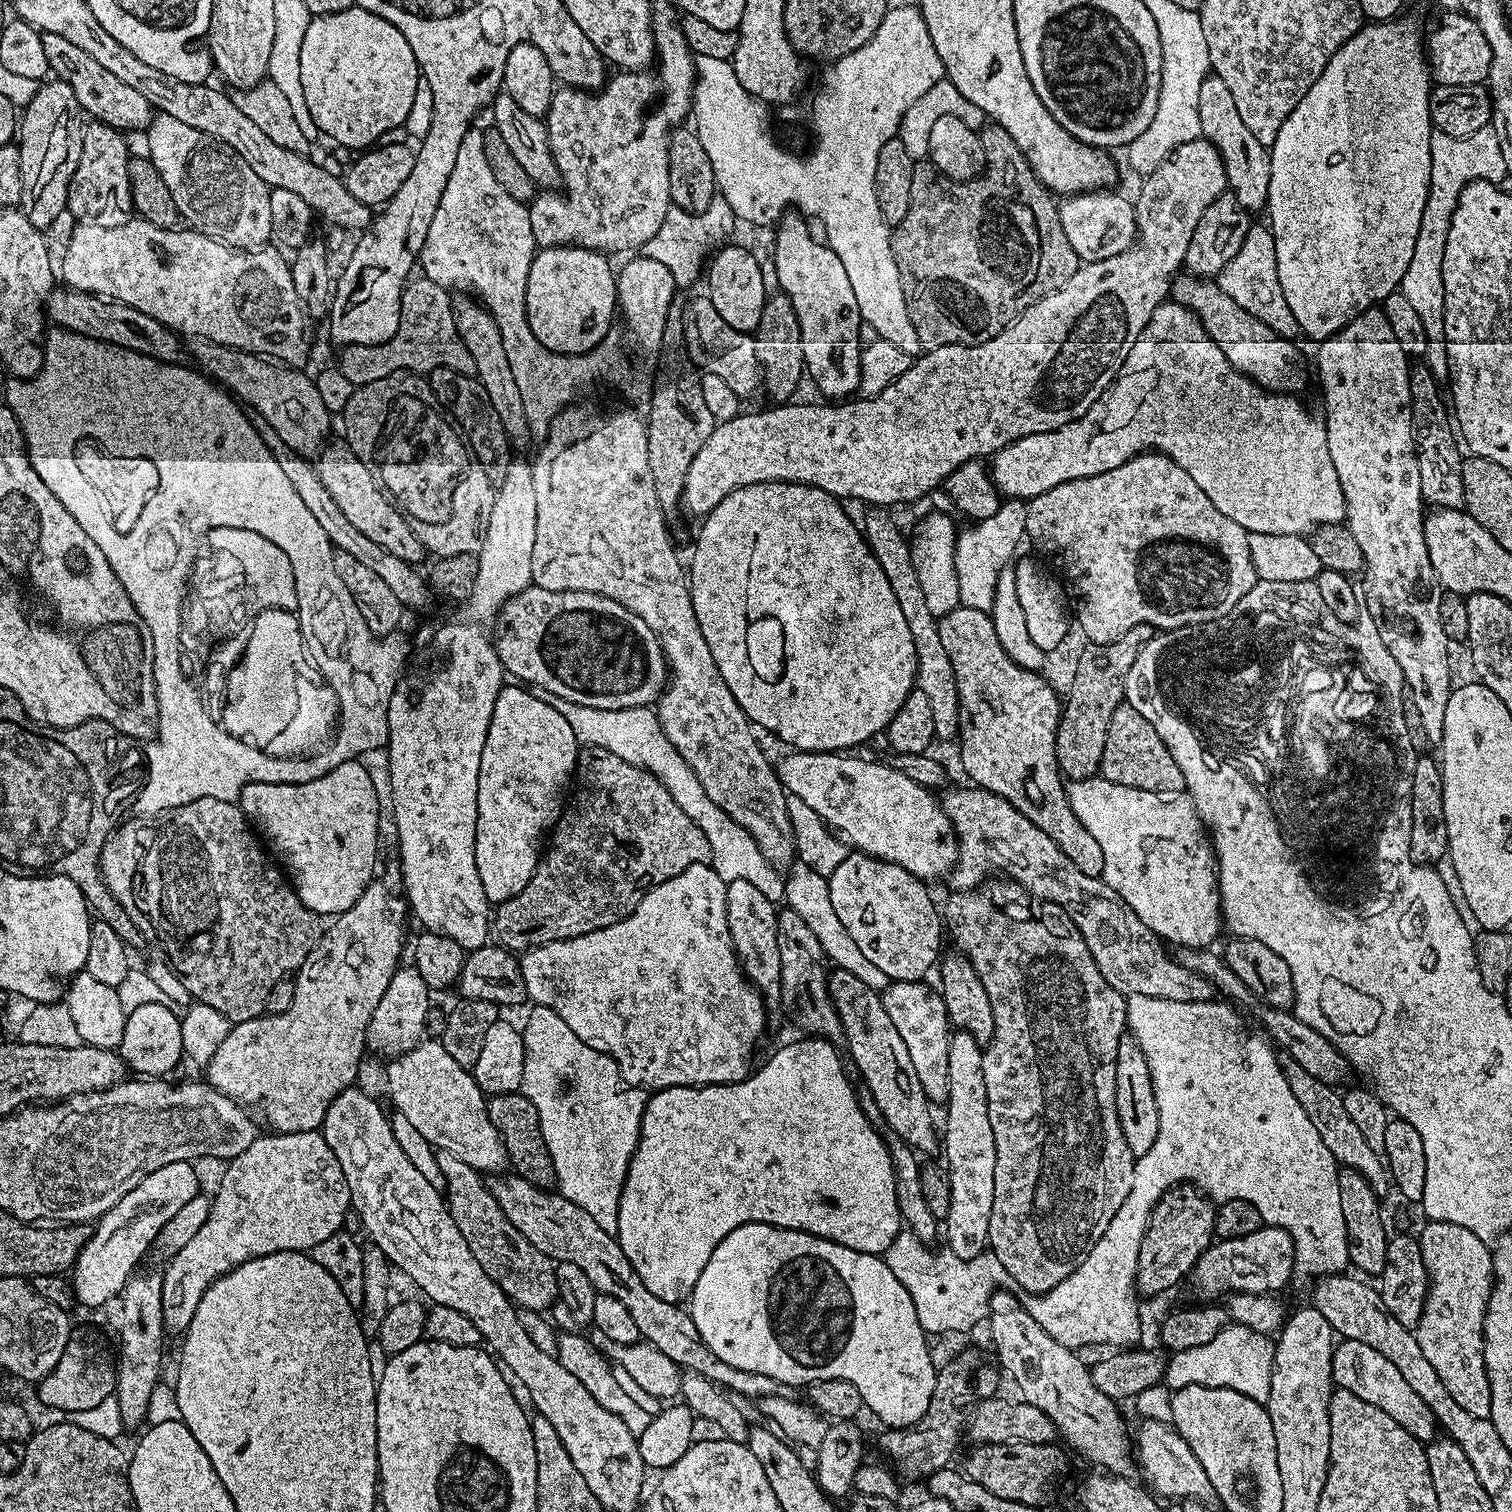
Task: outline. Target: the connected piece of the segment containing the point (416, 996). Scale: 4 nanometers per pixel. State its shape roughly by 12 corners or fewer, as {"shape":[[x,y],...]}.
{"shape":[[397,967],[368,1023],[369,1053],[395,1058],[425,1039],[430,990]]}

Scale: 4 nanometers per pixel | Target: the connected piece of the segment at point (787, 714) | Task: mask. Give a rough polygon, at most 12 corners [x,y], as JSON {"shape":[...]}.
{"shape":[[835,496],[703,517],[692,605],[757,729],[856,750],[916,683]]}

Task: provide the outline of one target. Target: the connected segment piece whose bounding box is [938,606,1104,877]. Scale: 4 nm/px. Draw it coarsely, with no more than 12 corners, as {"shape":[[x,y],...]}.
{"shape":[[989,613],[938,634],[960,764],[1082,870],[1102,846],[1056,764],[1061,697],[1002,650]]}

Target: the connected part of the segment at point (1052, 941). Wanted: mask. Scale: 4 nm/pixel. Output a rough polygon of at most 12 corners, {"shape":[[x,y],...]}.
{"shape":[[1007,878],[942,916],[994,1010],[987,1247],[1054,1290],[1134,1186],[1128,1002]]}

